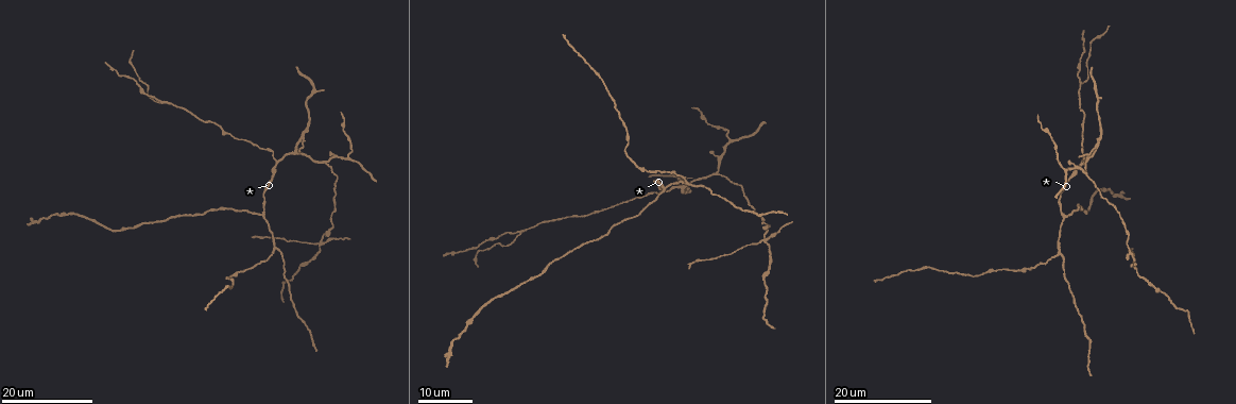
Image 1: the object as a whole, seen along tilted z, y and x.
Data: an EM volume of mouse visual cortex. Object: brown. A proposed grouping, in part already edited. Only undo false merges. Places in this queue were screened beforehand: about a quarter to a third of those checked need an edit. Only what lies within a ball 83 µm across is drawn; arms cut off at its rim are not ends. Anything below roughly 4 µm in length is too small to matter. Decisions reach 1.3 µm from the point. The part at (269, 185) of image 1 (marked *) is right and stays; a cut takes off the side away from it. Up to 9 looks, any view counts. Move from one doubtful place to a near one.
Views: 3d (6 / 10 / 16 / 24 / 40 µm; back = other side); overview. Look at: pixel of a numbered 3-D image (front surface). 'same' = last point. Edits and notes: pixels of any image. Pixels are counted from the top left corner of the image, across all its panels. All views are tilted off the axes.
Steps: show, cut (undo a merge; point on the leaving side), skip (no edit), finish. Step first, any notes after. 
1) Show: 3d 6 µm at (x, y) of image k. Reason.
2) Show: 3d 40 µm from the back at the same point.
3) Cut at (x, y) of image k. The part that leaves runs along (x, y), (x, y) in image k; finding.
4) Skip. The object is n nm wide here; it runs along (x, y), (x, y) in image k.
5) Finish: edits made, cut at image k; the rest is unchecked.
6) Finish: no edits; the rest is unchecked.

Show: 3d 16 µm at (1066, 218) of image 1. Arms part here.

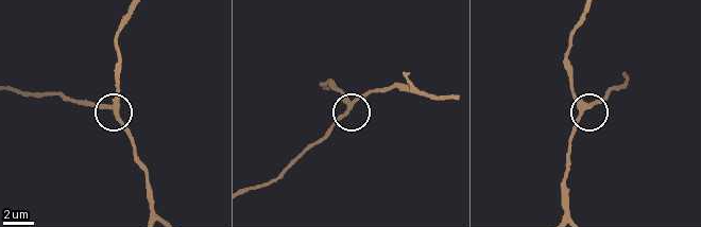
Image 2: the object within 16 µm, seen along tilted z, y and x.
Show: 3d 6 µm at (348, 104) of image 2.

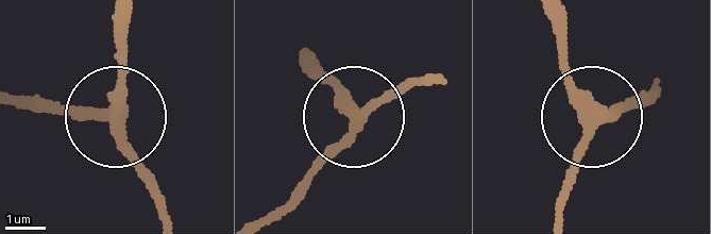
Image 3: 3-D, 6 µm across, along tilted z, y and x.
Skip. It runs along (127, 20), (114, 135), (162, 196) in image 3; continuous, no second cell.

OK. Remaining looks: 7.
Show: 3d 16 µm at (273, 246) of image 1. Three arms meet.

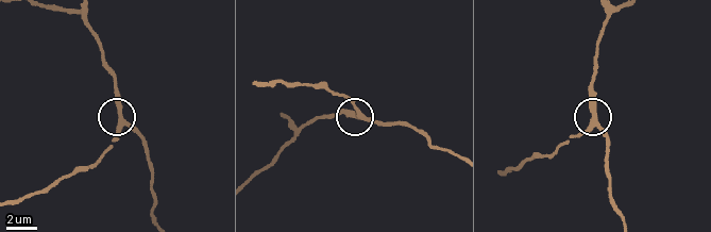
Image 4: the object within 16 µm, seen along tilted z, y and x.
Show: 3d 10 µm at (593, 128) of image 4. Closer look.

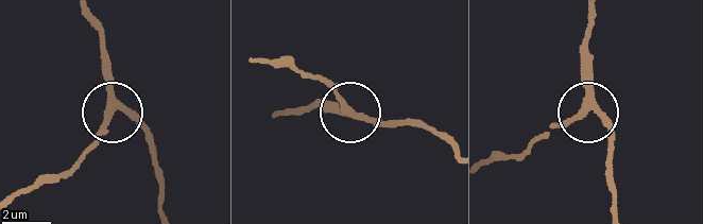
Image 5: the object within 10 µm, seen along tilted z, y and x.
Skip. The side arm is 31 µm long; it runs along (593, 12), (585, 45), (587, 106), (610, 147) in image 5; continuous, no second cell.

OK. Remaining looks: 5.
Show: 3d 16 µm at (718, 172) of image 1. Three arms meet.

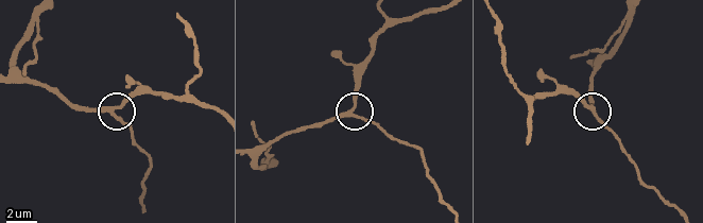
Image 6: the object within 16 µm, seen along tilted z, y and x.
Show: 3d 10 µm at (354, 113) of image 6.

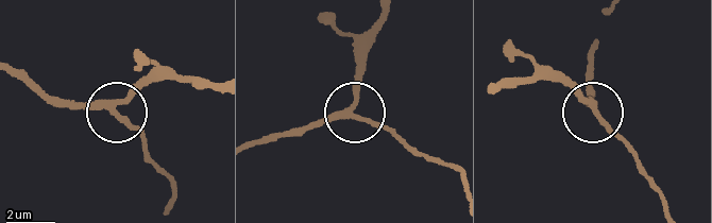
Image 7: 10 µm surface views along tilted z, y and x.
Skip. The side arm is 22 µm long; 3 arms meet here; all the same cell.

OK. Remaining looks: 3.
Show: 3d 24 µm at (333, 224) of image 1. Sudden change in width.

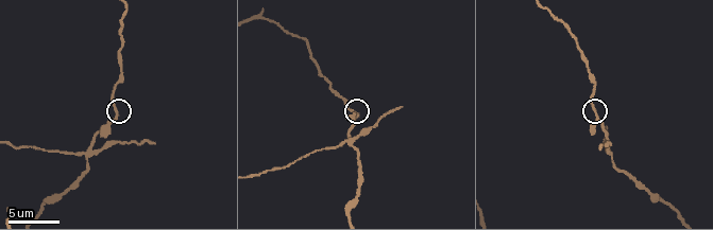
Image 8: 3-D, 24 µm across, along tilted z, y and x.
Show: 3d 6 µm at (115, 113) of image 8. Zoom in.

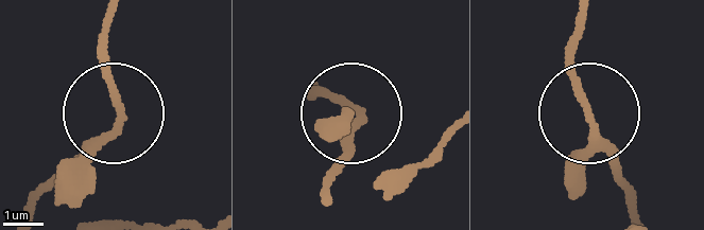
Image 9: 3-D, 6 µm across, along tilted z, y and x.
Skip. It runs along (112, 13), (105, 74), (118, 121), (34, 193) in image 9; one cell here.

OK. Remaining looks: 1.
Show: 3d 6 µm at (99, 152) of image 8. Three arms meet.

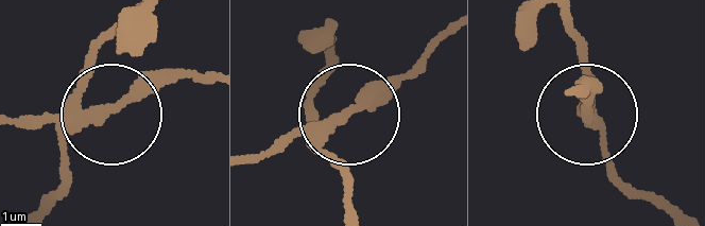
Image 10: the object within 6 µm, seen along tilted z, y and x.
Cut at (133, 96) of image 10. The object is 200 nm wide here; a second cell is stuck on.

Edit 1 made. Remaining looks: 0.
Finish: edits made, cut at image 10; the rest is unchecked.

